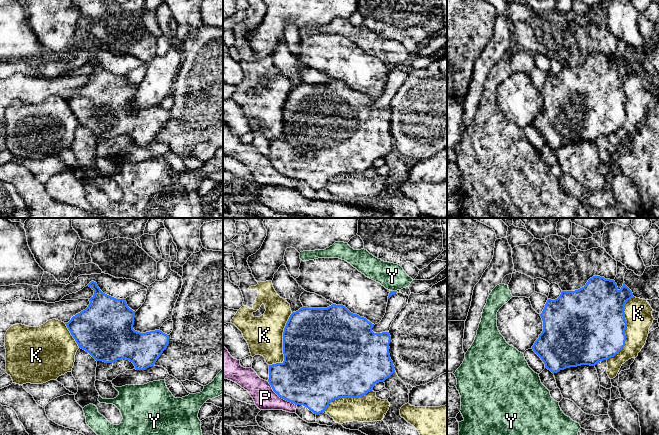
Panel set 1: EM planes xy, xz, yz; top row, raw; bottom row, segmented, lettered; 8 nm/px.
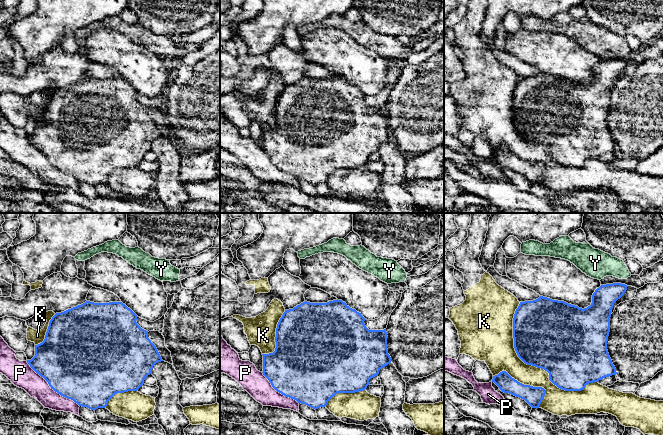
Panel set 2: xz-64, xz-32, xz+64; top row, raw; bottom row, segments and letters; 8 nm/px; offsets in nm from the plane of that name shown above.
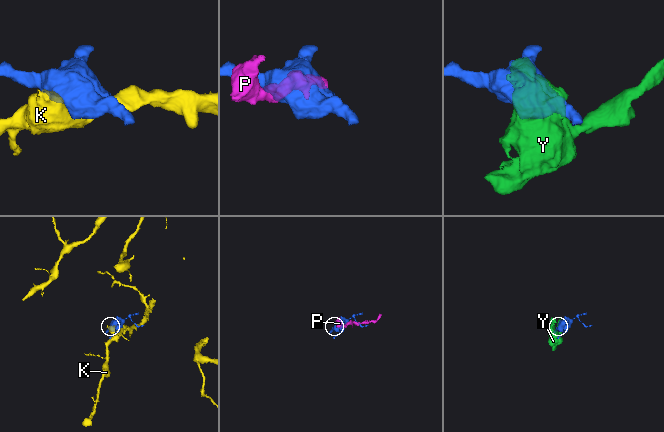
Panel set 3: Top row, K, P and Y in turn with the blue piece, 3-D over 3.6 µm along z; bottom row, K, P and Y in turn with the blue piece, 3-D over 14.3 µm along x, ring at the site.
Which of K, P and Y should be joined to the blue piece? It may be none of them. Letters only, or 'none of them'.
none of them

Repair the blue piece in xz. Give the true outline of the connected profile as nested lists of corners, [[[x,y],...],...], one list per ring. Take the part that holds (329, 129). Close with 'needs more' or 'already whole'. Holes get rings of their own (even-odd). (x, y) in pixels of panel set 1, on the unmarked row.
[[[332,80],[327,84],[302,83],[298,87],[293,88],[289,93],[283,108],[284,137],[282,139],[269,141],[268,158],[271,161],[273,167],[280,174],[288,178],[294,179],[295,181],[303,181],[316,191],[325,188],[329,180],[338,174],[359,174],[366,171],[368,168],[373,166],[375,160],[379,158],[384,158],[395,148],[393,137],[391,136],[389,130],[389,120],[391,117],[391,112],[389,108],[374,109],[372,107],[373,102],[374,100],[369,98],[366,94],[351,89],[343,81]]]; already whole

